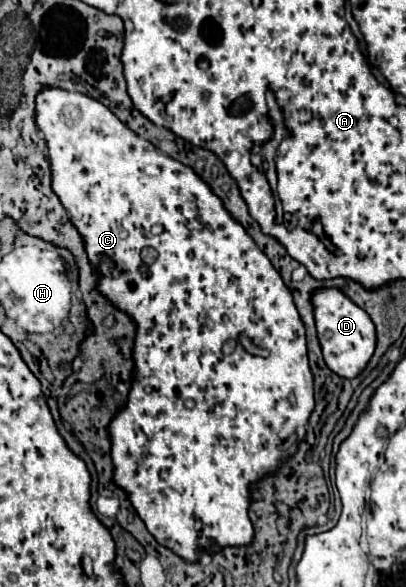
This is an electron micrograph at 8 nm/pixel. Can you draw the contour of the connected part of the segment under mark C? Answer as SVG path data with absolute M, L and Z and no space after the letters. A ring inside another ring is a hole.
M43 89L37 95L37 127L45 135L47 141L47 153L51 161L51 173L53 173L53 191L59 195L63 207L71 215L71 223L79 229L79 233L85 239L85 249L95 263L99 271L99 291L121 311L127 311L133 315L139 331L135 335L135 387L131 387L131 399L127 401L127 407L119 411L119 415L111 421L109 435L111 435L111 459L115 463L115 483L123 487L133 503L133 507L139 511L139 517L147 525L149 533L157 539L159 545L169 547L173 553L187 561L197 561L199 551L197 547L209 547L213 543L231 543L231 545L247 545L253 539L253 525L249 521L247 509L251 503L249 497L249 483L255 483L267 473L273 473L277 469L277 461L283 455L281 443L289 435L299 435L299 441L305 437L307 419L315 407L313 401L313 375L309 371L309 359L307 359L307 345L305 345L305 327L299 319L299 313L295 309L293 297L289 287L285 287L281 275L275 271L271 261L255 241L249 237L249 233L243 229L241 223L237 223L229 211L225 209L223 201L213 193L213 189L187 165L171 159L169 155L161 153L155 145L133 133L127 125L123 125L103 103L77 93L77 91L63 91L63 89ZM145 247L153 247L157 251L157 259L151 265L145 265L141 259L141 251ZM239 335L245 335L251 339L257 347L263 347L269 351L267 357L249 355L243 347L237 347L231 355L221 353L221 345L231 337L237 339ZM195 521L203 523L201 533L195 531Z

